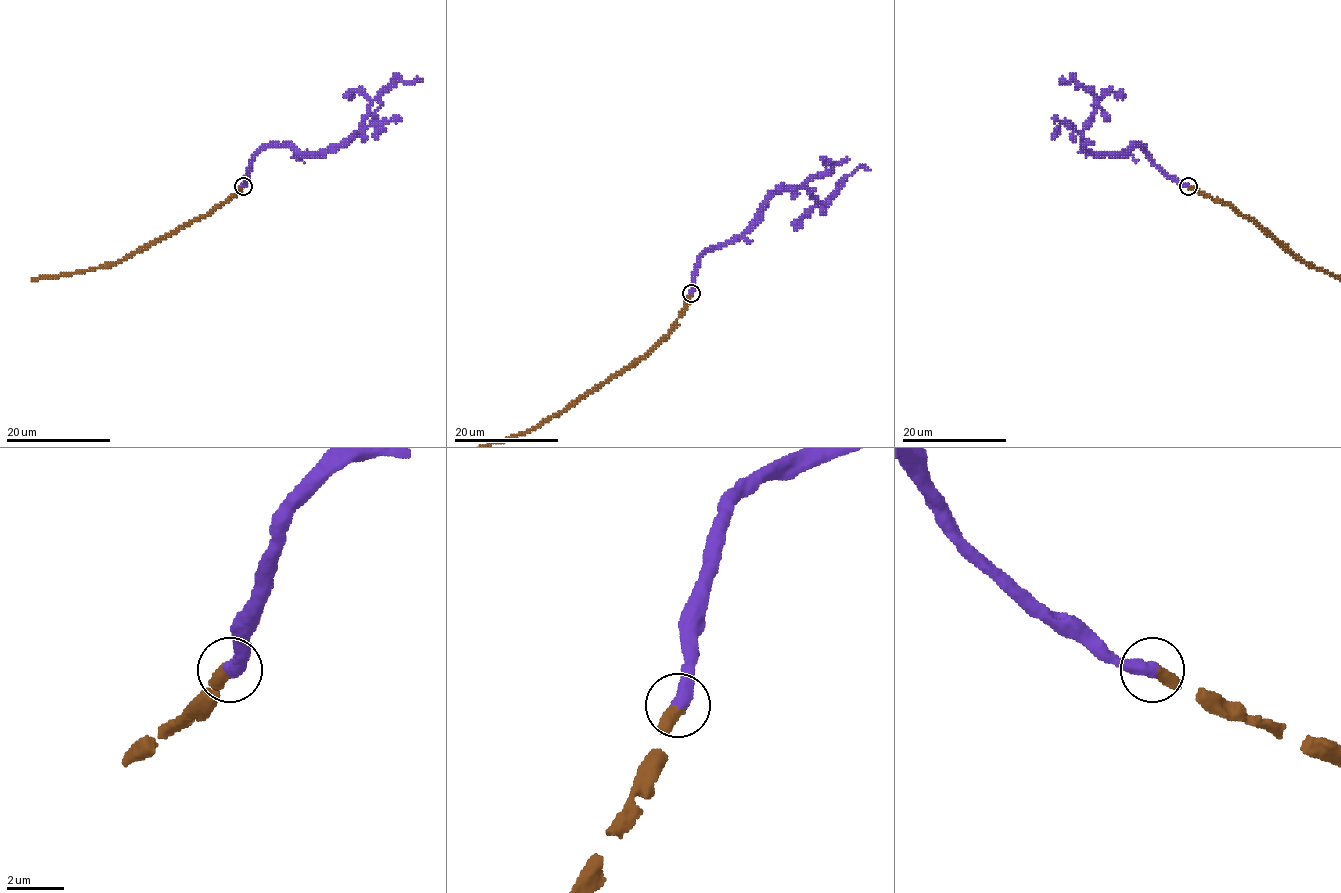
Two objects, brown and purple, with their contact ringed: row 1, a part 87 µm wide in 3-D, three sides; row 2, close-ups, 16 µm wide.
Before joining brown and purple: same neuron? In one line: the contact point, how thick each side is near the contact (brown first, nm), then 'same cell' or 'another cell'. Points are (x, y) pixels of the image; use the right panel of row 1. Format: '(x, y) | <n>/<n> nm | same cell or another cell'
(1188, 186) | 440/500 nm | same cell

